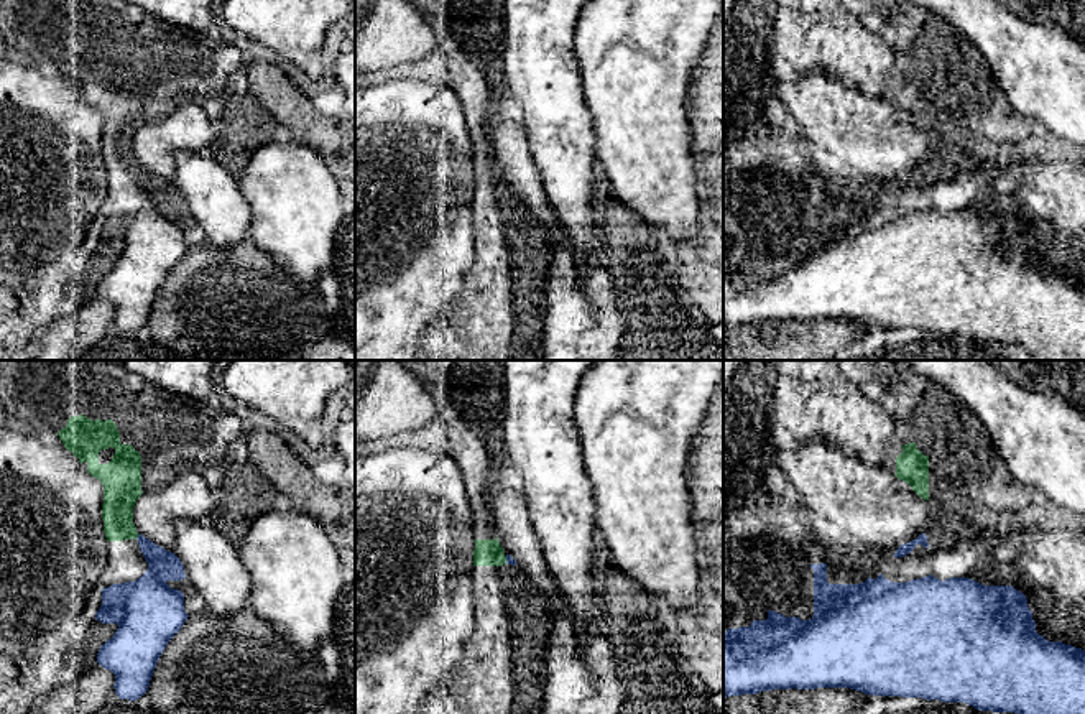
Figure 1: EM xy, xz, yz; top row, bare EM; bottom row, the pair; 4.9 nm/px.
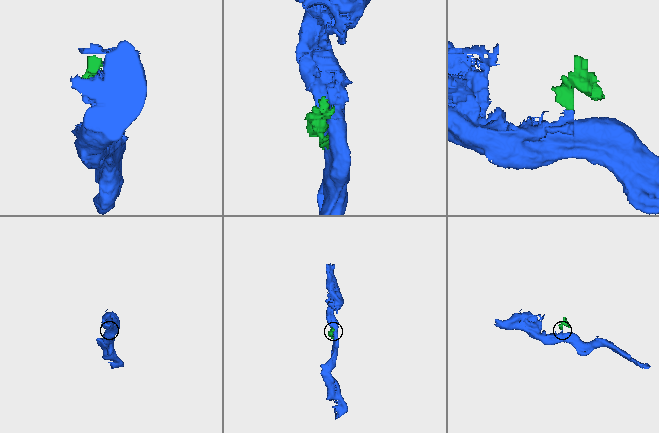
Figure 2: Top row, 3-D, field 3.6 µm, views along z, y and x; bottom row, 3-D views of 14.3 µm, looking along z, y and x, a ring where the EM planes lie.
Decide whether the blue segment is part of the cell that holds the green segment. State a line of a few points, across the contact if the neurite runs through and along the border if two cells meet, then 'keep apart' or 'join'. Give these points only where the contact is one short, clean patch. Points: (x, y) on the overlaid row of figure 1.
line xz (505, 556), (507, 563); keep apart

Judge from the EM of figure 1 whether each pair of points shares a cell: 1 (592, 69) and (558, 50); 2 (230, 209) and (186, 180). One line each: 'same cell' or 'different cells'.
1: different cells
2: same cell

